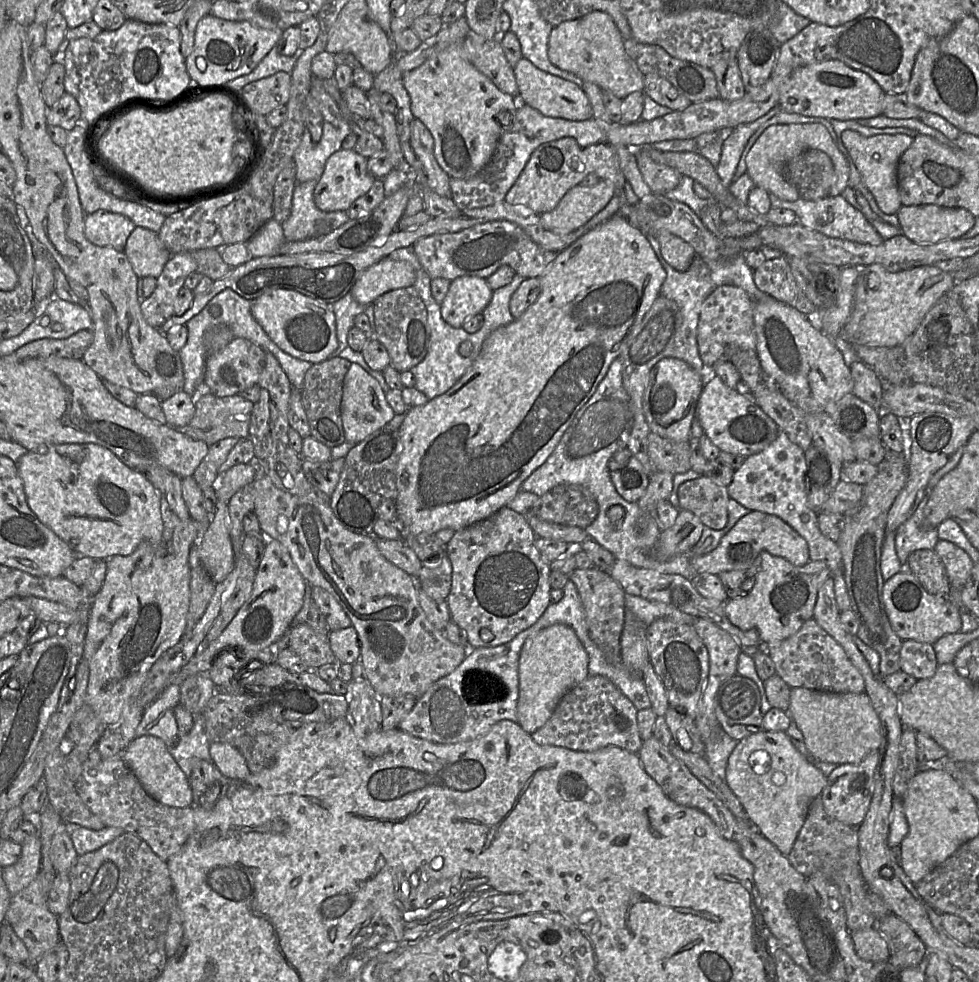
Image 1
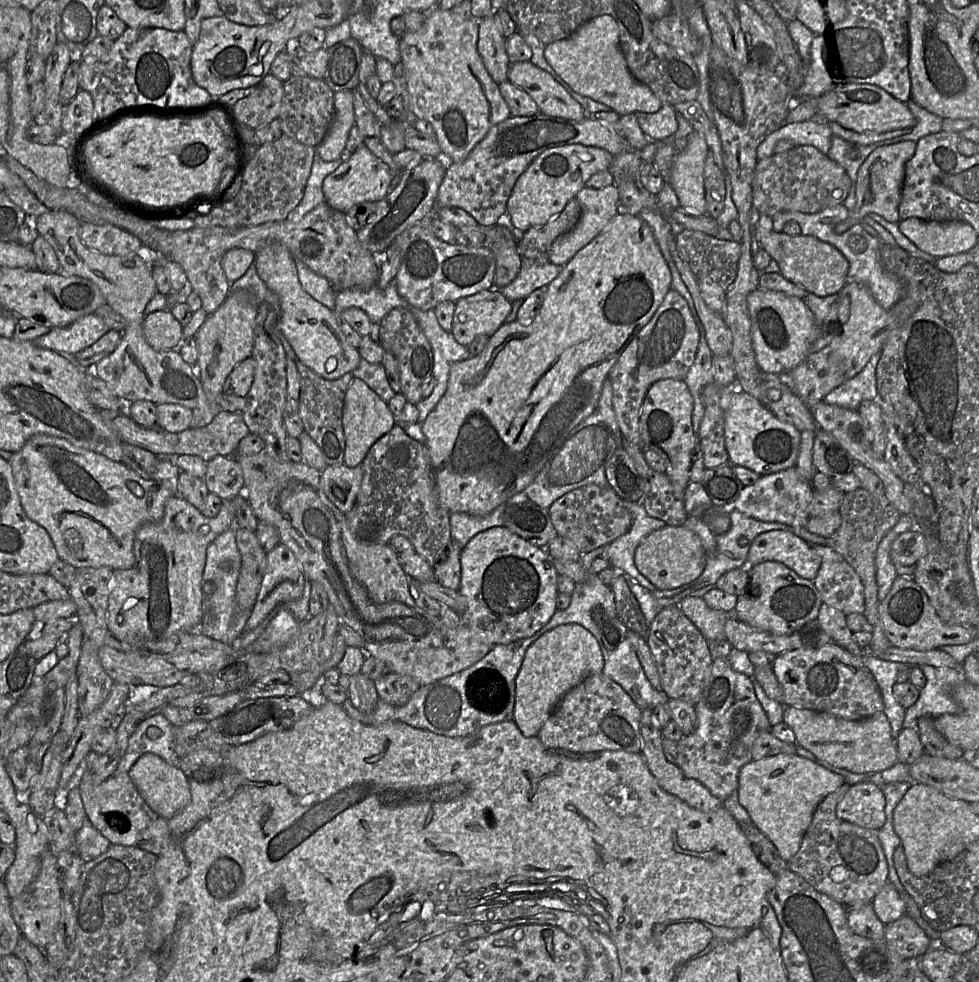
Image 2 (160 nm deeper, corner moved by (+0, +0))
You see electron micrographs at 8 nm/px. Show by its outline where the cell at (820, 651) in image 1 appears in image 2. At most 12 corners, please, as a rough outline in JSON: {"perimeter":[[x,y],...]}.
{"perimeter":[[835,643],[776,655],[784,706],[883,712],[862,658]]}

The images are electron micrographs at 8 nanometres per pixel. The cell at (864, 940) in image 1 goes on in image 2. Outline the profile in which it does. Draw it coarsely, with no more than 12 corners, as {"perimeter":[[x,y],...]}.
{"perimeter":[[871,903],[847,908],[847,924],[858,936],[884,941],[885,925]]}

